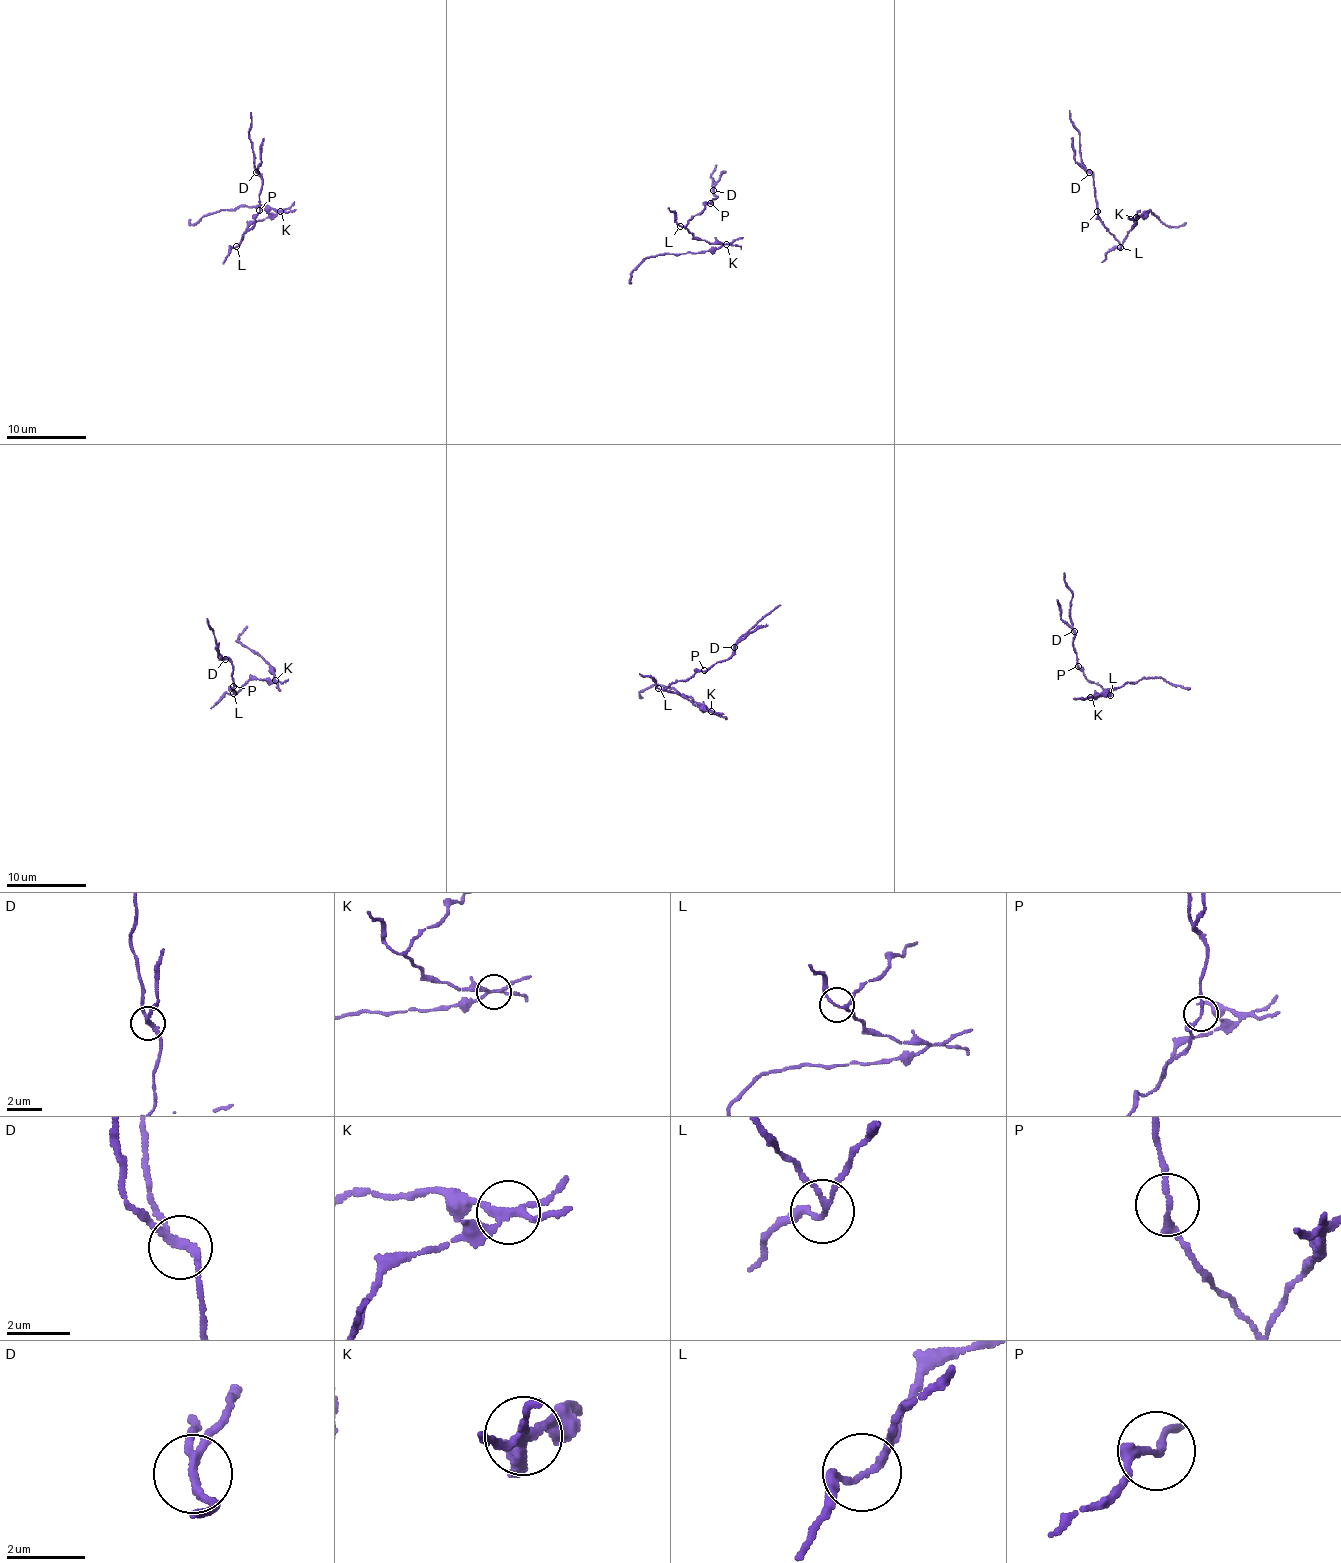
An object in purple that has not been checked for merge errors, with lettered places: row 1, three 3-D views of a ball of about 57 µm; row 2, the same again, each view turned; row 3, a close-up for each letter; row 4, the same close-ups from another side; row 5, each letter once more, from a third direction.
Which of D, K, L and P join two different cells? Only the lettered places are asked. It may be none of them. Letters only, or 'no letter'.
D, K

